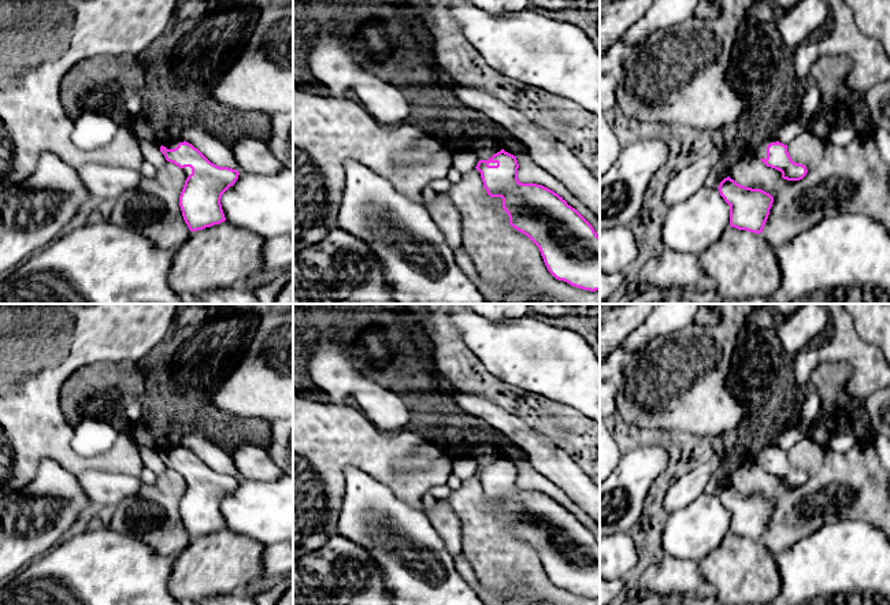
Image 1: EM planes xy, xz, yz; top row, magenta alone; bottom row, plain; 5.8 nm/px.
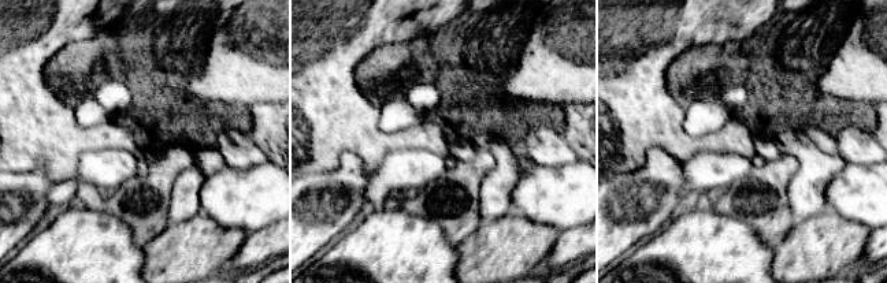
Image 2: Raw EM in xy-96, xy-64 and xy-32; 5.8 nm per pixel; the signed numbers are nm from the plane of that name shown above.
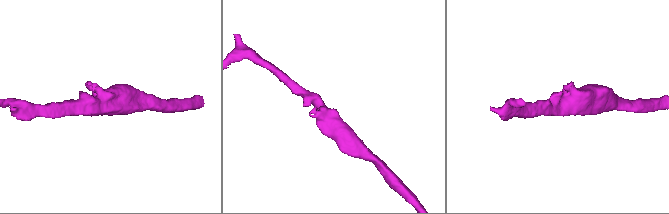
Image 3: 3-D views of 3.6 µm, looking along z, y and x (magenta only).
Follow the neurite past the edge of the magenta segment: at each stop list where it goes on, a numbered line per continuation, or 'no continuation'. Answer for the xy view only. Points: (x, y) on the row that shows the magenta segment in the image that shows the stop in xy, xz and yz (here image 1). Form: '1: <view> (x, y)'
1: xy (170, 144)

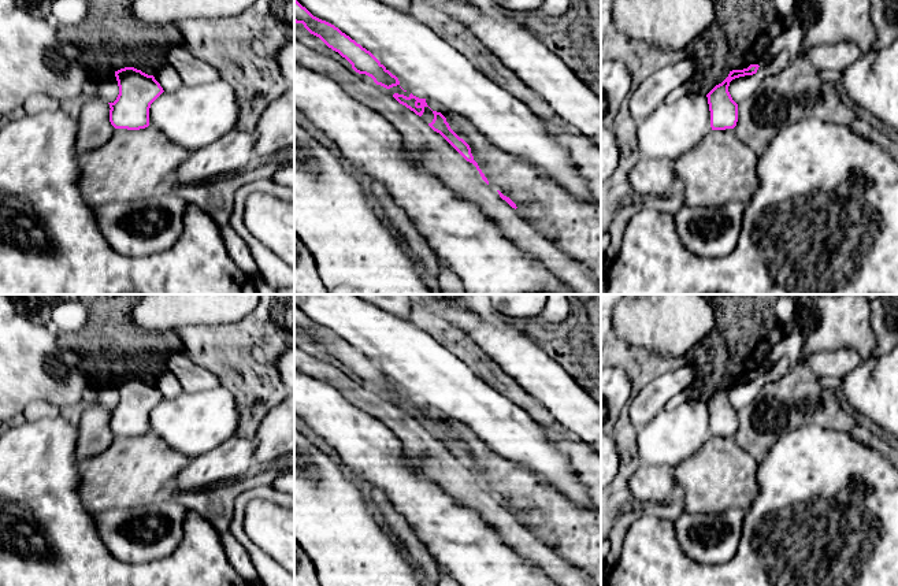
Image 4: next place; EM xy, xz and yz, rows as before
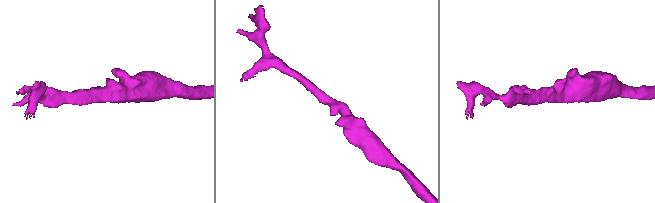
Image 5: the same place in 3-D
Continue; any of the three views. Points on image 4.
no continuation

